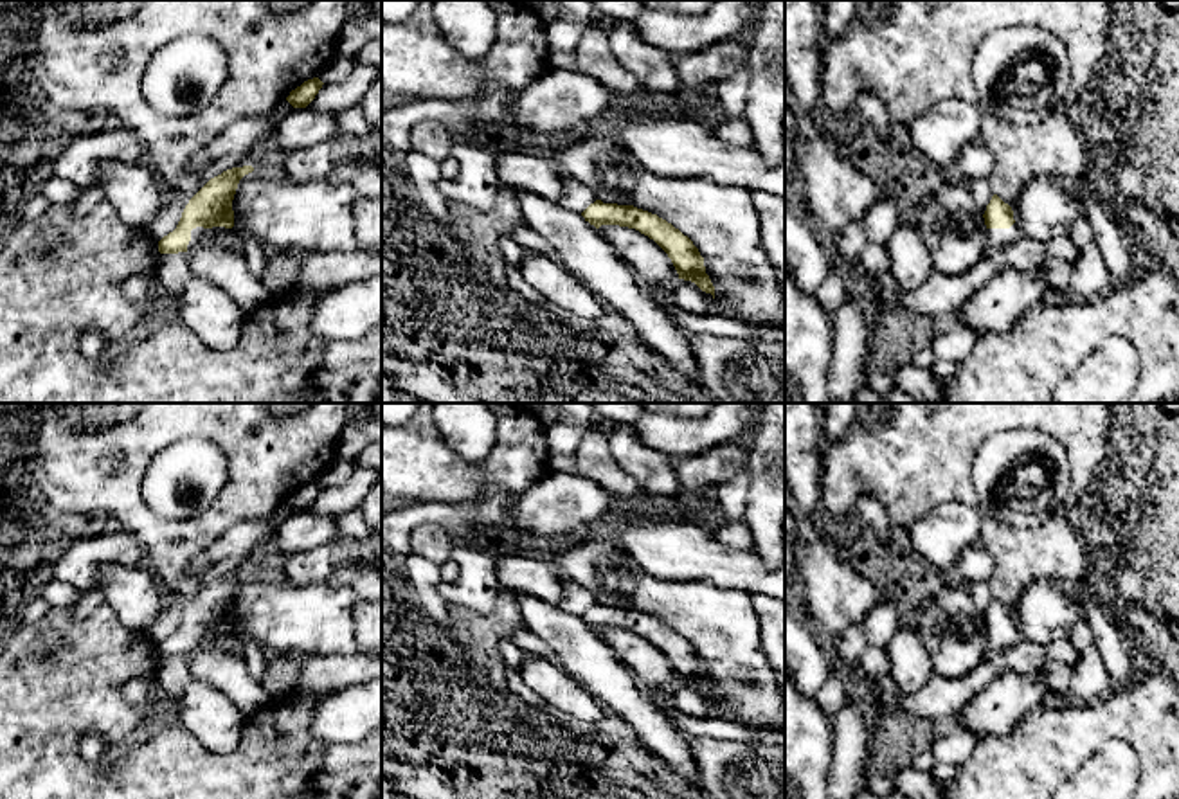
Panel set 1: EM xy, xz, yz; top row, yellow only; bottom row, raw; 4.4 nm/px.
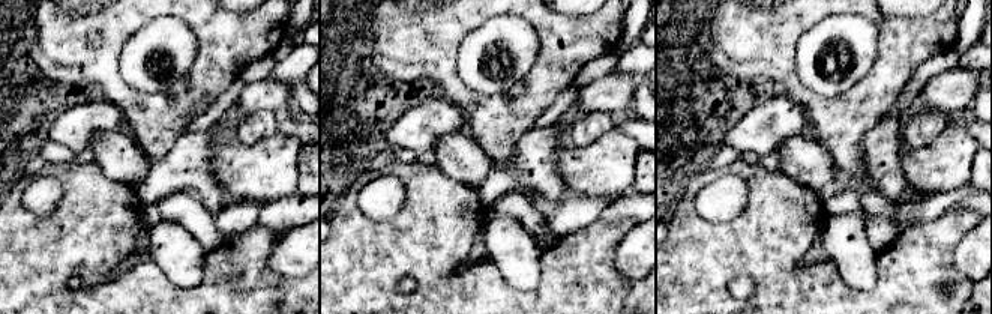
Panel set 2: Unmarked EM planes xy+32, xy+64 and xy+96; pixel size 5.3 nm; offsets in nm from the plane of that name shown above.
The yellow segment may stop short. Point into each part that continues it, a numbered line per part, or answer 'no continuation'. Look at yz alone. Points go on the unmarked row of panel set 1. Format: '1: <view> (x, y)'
1: yz (998, 641)

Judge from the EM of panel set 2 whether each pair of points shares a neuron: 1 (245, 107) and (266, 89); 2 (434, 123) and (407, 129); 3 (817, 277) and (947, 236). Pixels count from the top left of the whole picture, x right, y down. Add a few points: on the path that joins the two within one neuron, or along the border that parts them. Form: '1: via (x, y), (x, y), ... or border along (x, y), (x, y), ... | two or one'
1: via (249, 102), (261, 93) | one
2: via (428, 123), (413, 129) | one
3: via (850, 298), (884, 298), (914, 268) | one

